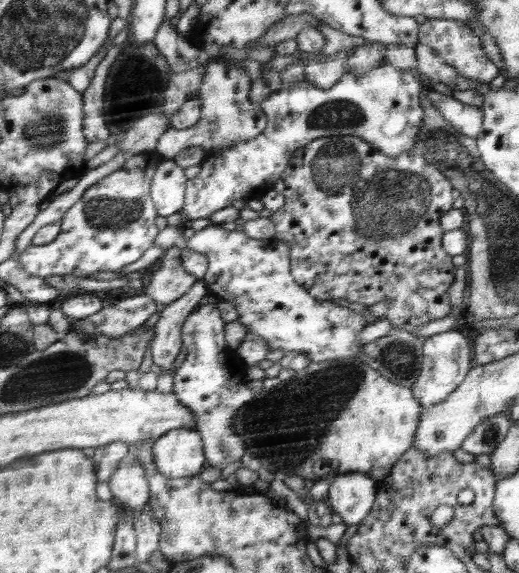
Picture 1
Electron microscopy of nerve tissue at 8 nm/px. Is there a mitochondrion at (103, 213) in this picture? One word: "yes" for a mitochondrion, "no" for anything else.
yes

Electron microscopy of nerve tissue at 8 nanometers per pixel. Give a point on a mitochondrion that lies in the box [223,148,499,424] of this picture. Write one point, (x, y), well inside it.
(397, 358)

